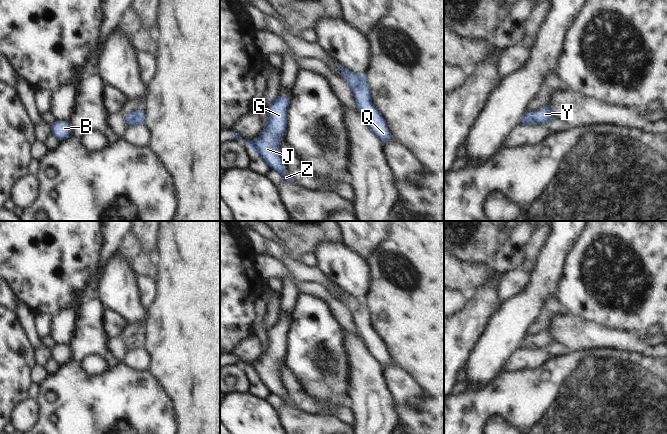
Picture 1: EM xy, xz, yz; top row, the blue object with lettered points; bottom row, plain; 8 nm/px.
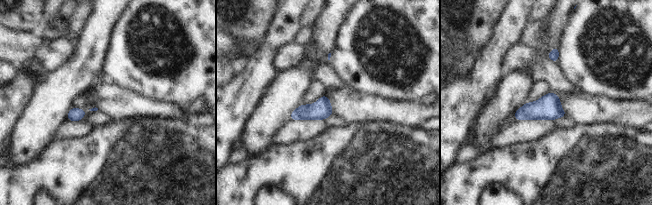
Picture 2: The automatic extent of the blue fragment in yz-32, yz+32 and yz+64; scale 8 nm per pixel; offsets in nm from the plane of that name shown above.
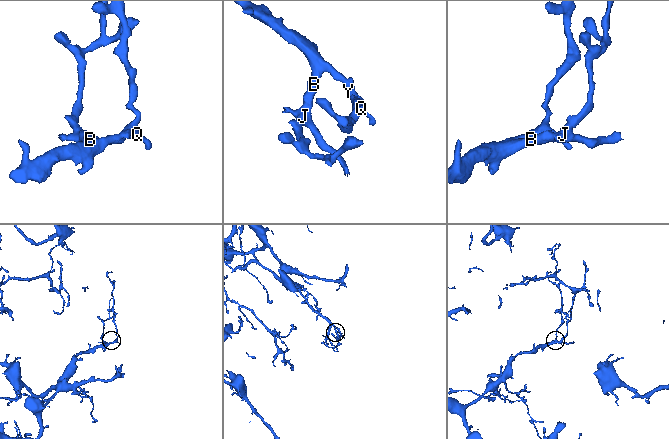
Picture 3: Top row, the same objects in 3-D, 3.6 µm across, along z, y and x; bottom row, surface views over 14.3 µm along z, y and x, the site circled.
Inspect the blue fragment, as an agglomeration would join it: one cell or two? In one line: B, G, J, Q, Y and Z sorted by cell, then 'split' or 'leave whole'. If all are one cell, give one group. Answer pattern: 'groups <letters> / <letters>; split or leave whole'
groups B G J Q Y Z; leave whole

